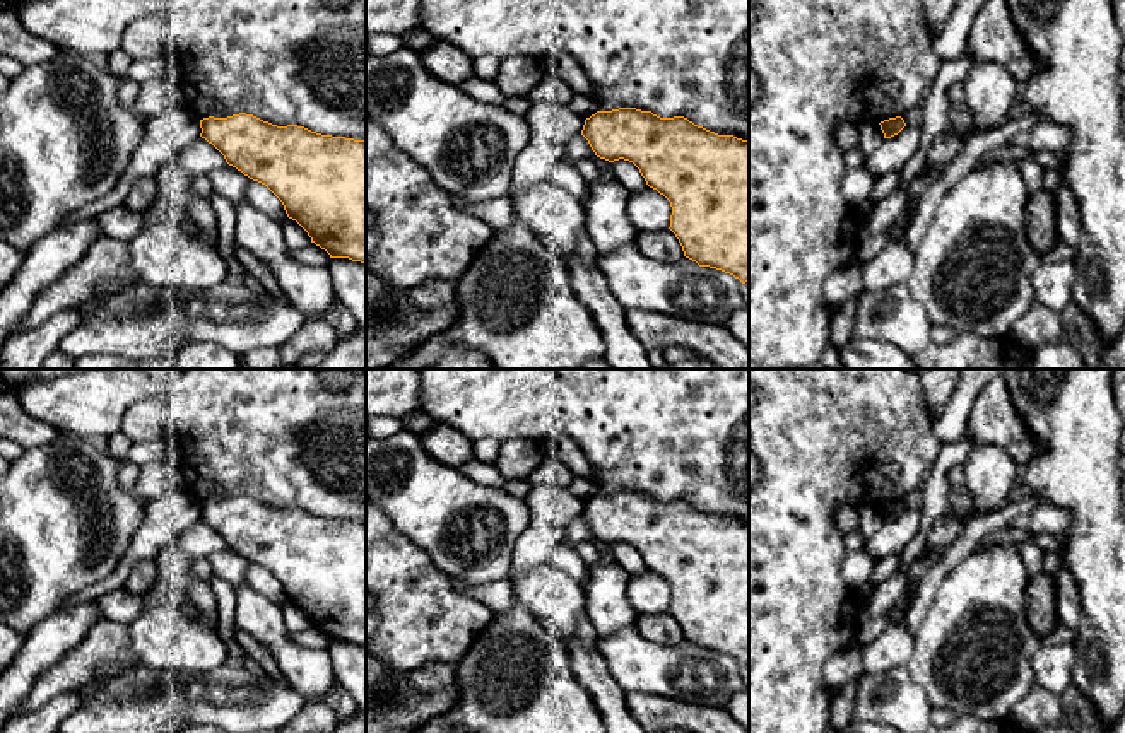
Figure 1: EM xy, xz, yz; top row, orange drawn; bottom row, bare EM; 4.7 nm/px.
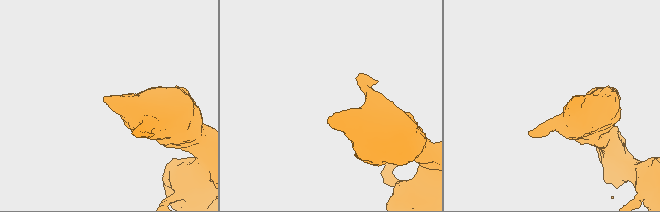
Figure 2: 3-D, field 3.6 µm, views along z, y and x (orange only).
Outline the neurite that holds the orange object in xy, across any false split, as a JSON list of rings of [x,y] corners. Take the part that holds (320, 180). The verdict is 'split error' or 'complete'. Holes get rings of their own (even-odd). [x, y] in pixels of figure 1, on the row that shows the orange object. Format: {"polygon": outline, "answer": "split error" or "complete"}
{"polygon": [[[253,114],[200,120],[200,137],[212,144],[226,162],[253,181],[265,185],[330,258],[366,265],[366,140],[332,137],[304,126],[277,126]]], "answer": "complete"}

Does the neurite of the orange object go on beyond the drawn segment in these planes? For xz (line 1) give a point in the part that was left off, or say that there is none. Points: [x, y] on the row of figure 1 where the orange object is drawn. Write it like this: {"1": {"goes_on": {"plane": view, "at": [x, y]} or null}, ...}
{"1": {"goes_on": null}}

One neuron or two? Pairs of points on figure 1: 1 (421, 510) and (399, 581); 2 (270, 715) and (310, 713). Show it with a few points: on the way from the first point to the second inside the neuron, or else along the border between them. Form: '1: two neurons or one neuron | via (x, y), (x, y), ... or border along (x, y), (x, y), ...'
1: two neurons | border along (383, 511), (392, 525), (416, 544), (438, 569)
2: two neurons | border along (306, 703), (294, 715)

